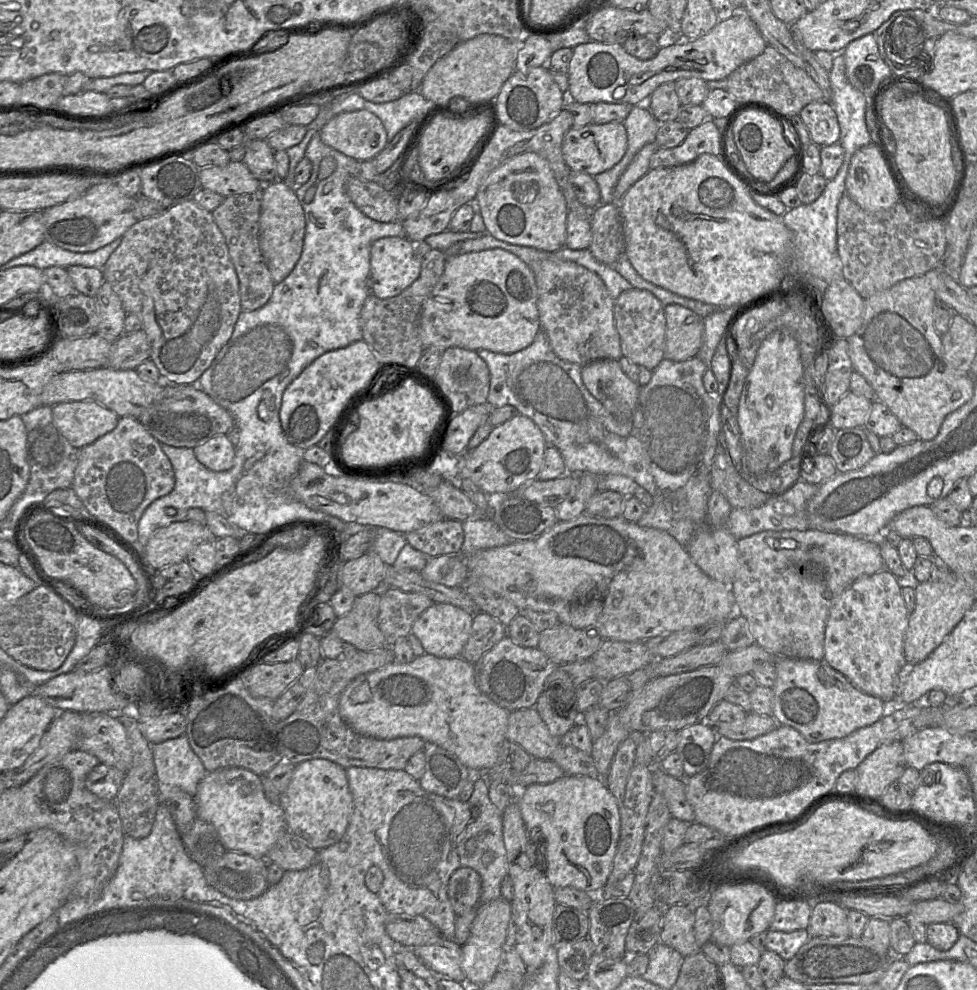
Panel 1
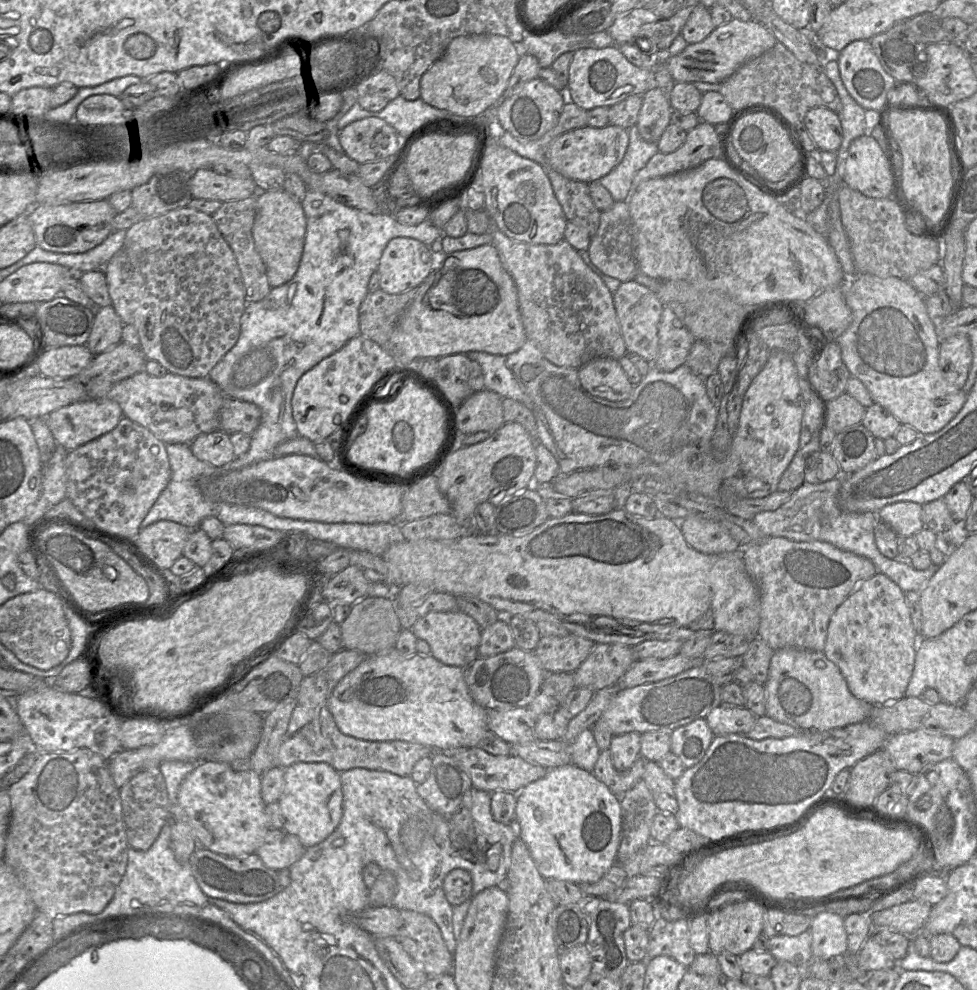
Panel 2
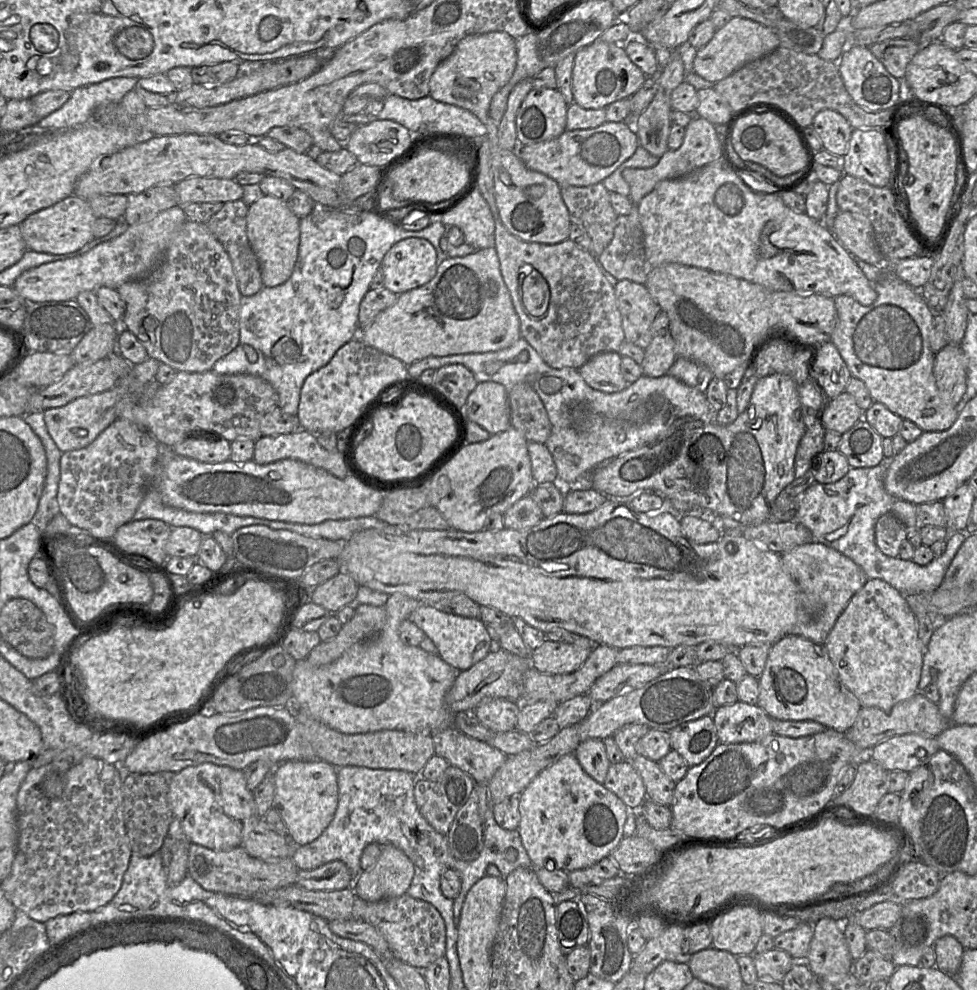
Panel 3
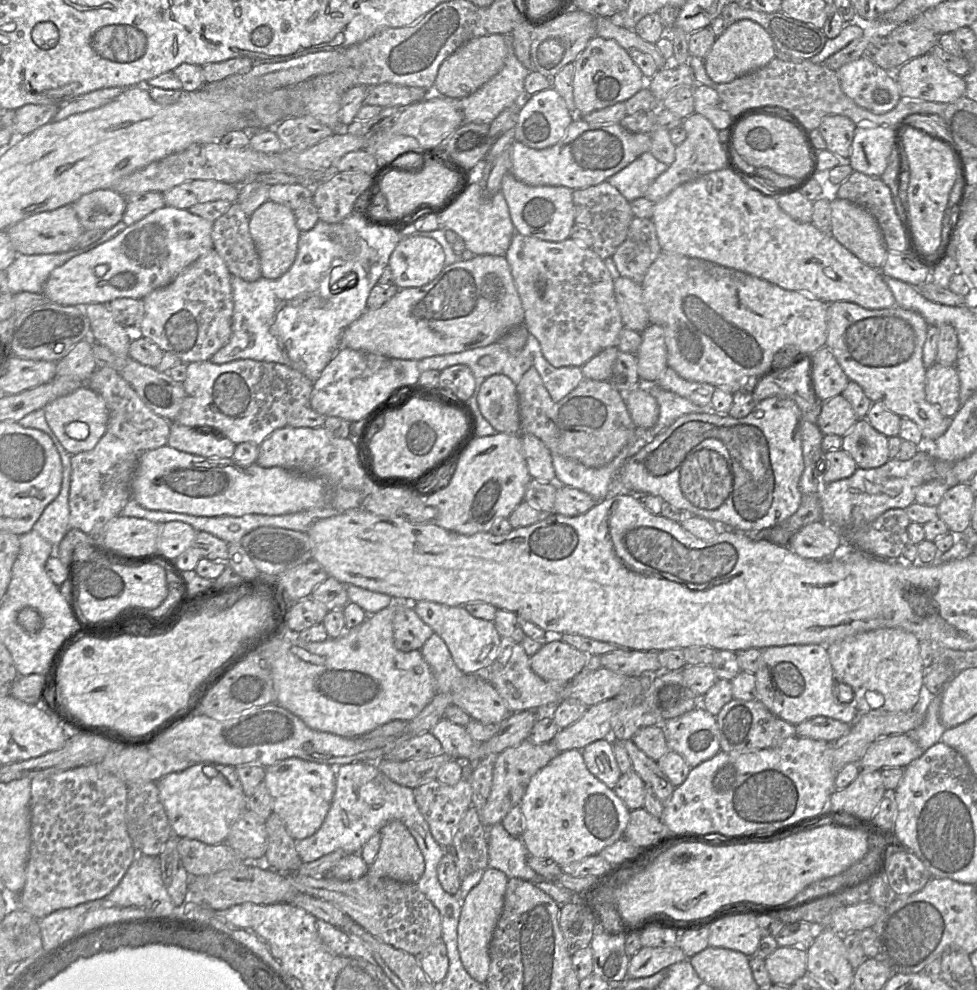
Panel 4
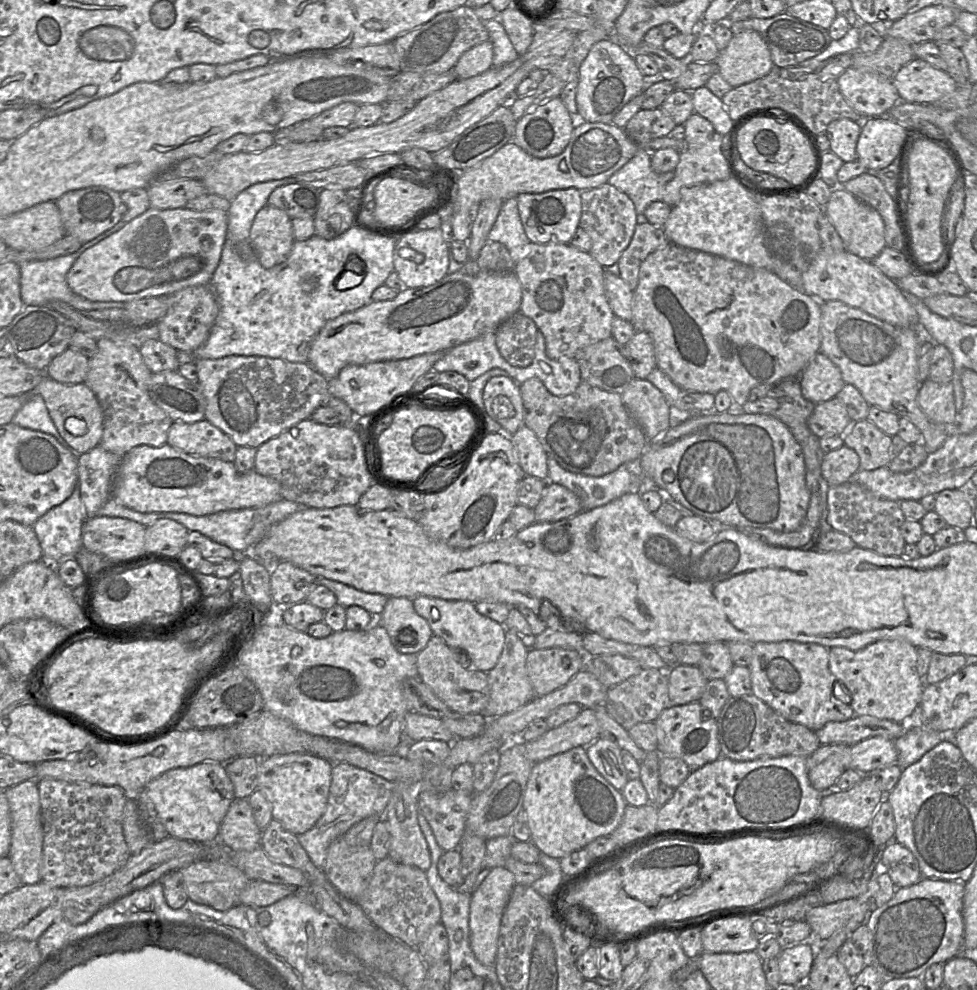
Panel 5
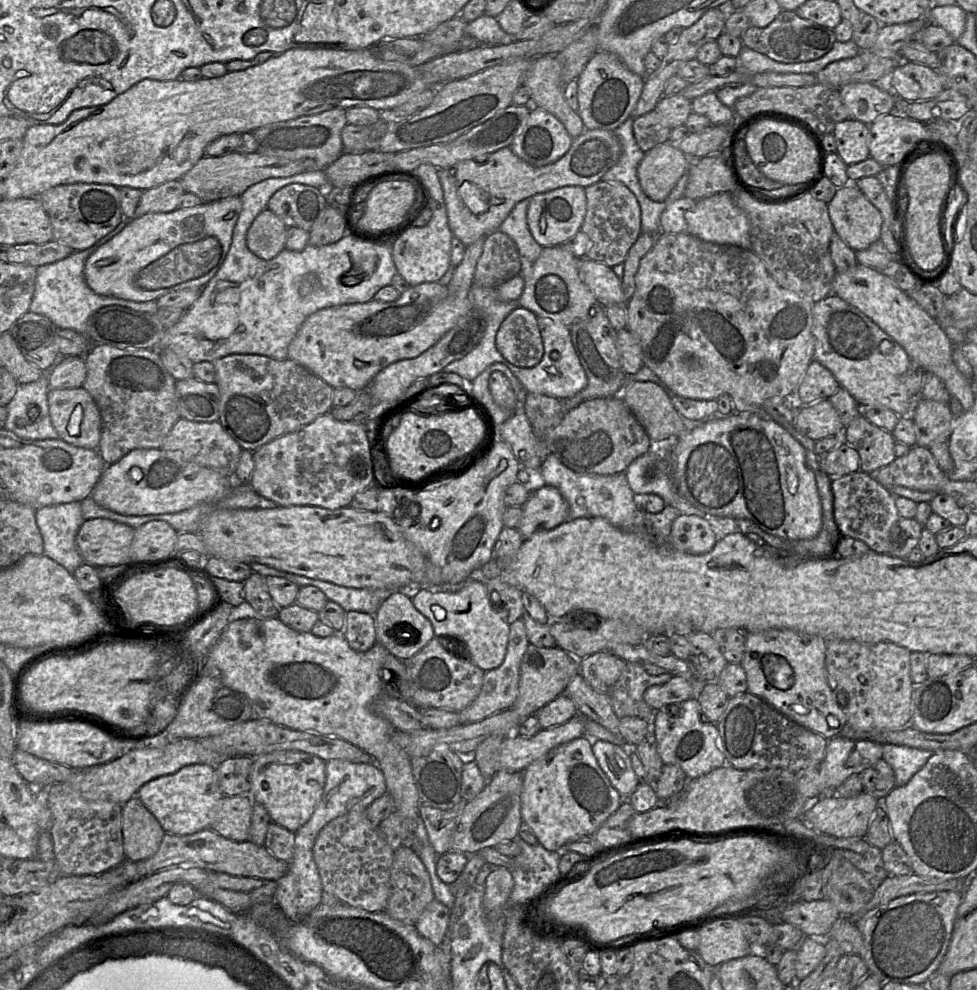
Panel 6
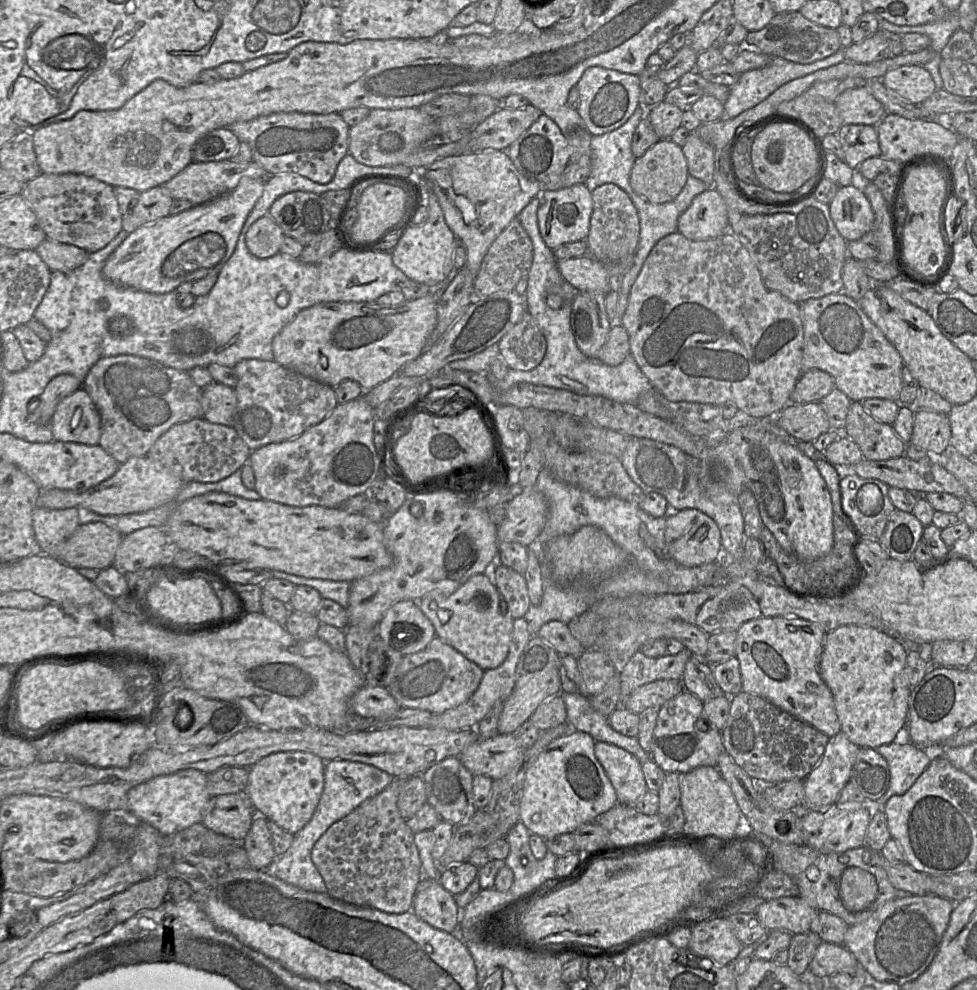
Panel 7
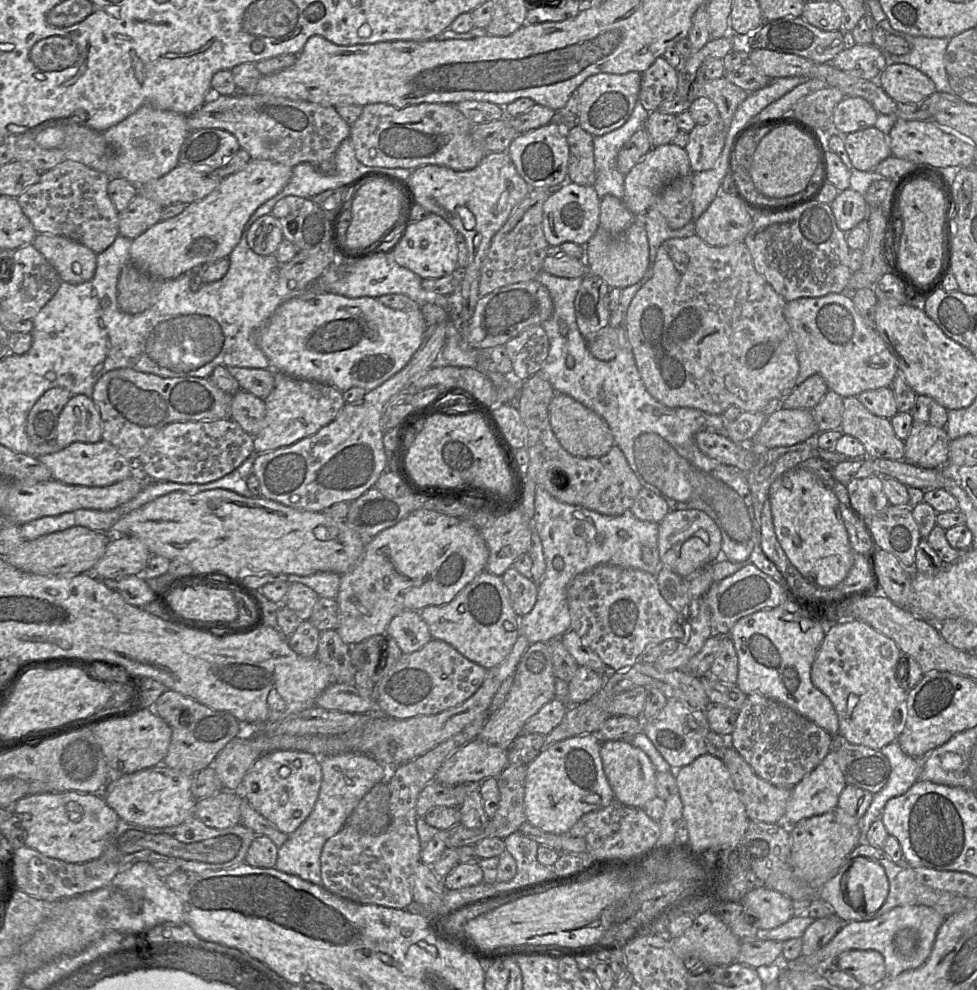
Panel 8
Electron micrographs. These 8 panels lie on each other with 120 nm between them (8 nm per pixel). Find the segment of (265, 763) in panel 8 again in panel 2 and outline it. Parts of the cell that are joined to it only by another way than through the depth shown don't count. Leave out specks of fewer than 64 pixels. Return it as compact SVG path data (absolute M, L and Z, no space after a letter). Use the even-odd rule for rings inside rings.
M298 762L284 769L284 788L278 800L283 815L283 829L295 835L305 848L315 846L330 836L343 815L340 773L325 762Z

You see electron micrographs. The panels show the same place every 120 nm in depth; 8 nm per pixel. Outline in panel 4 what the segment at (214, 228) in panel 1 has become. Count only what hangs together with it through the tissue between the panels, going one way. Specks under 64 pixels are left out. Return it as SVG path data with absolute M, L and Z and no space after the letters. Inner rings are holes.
M215 249L210 250L185 268L167 286L154 290L142 299L144 317L136 328L138 335L151 340L163 352L172 353L184 364L210 360L228 343L232 334L234 301L231 278L232 274L225 261Z

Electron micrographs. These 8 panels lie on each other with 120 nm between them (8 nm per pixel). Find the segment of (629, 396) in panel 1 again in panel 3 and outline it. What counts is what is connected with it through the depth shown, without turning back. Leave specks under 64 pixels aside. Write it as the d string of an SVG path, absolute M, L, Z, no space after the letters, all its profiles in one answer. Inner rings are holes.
M617 352L600 353L578 370L592 389L608 394L617 393L628 386L622 374L621 359Z

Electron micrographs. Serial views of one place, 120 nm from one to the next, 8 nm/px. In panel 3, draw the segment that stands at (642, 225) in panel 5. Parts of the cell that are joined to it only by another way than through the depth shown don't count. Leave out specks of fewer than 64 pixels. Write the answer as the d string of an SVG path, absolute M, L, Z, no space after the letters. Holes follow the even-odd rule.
M632 204L631 212L617 218L611 242L599 255L599 261L618 281L630 280L638 284L645 284L652 268L645 256L644 235L640 224L637 204Z

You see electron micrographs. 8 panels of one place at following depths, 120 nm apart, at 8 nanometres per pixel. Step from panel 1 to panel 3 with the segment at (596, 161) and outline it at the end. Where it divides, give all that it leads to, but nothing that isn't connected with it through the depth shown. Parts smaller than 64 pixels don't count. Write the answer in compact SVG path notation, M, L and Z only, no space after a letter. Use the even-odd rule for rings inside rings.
M605 122L591 129L566 130L557 138L518 145L517 155L524 165L555 180L560 186L591 186L612 174L630 158L639 146L633 125L627 122Z

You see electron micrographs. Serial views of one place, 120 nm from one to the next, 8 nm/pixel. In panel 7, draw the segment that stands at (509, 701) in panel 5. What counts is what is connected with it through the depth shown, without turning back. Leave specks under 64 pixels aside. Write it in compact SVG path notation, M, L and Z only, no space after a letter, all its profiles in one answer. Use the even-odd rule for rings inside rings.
M523 617L514 619L509 652L504 662L497 668L484 671L478 688L467 701L441 714L433 714L429 727L443 728L450 731L476 728L478 723L495 706L495 704L504 704L513 691L515 686L516 667L520 655L531 637L527 621Z

